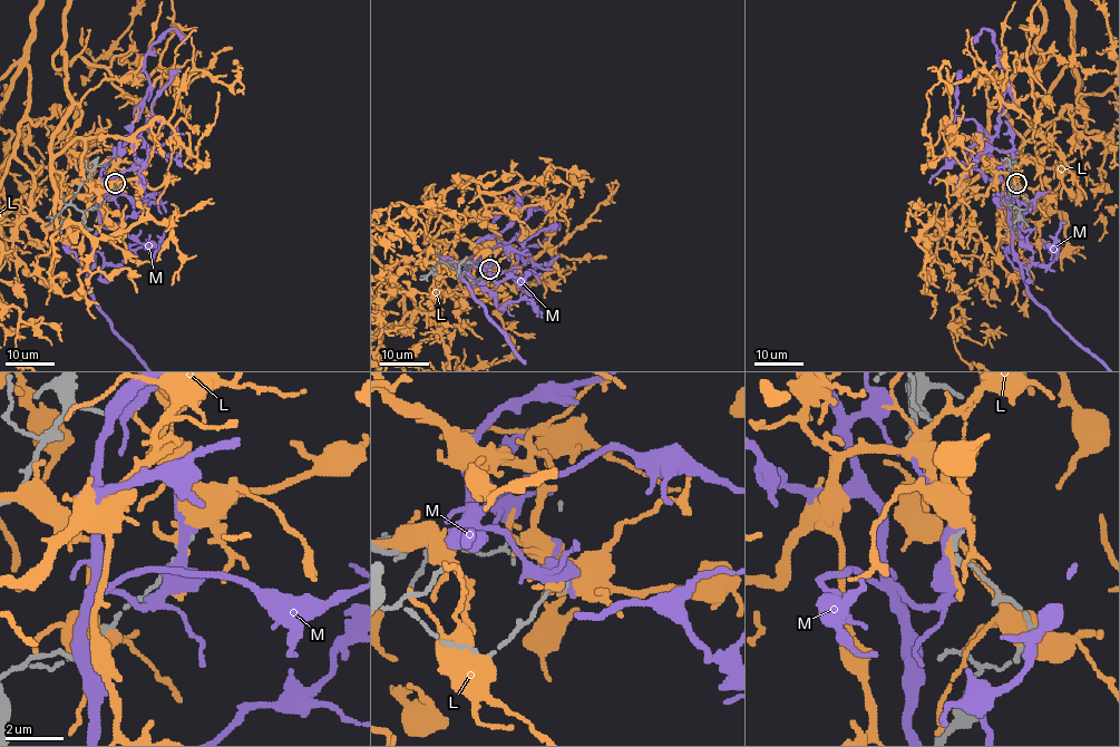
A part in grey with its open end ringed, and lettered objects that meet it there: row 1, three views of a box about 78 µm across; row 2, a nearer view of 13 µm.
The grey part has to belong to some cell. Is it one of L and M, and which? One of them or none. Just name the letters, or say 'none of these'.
M

